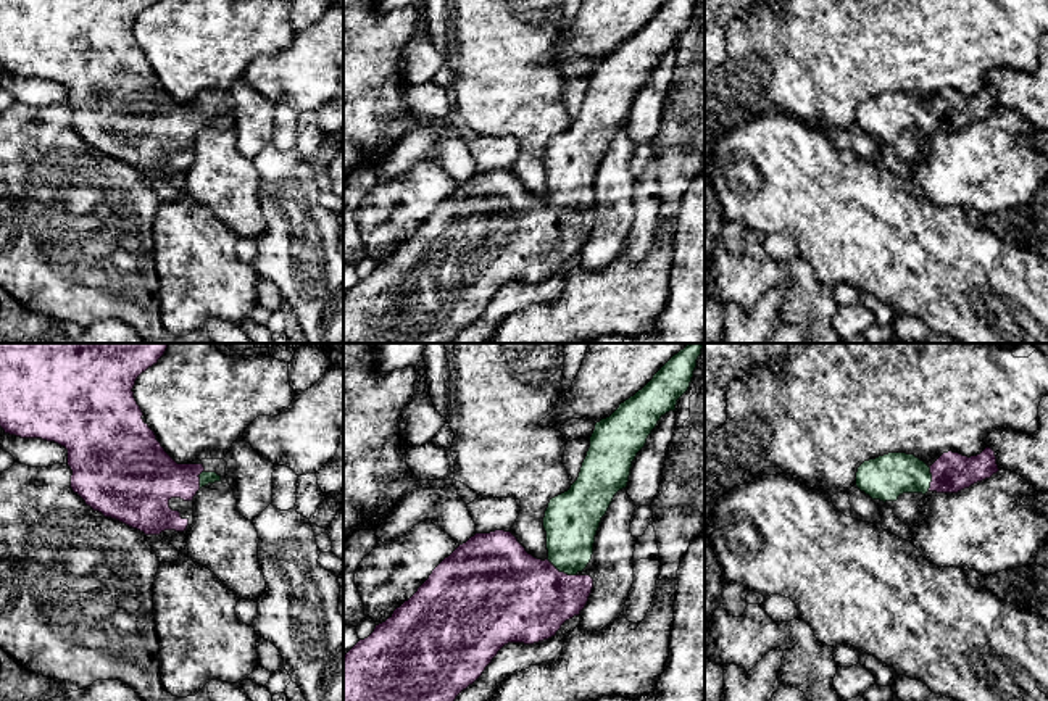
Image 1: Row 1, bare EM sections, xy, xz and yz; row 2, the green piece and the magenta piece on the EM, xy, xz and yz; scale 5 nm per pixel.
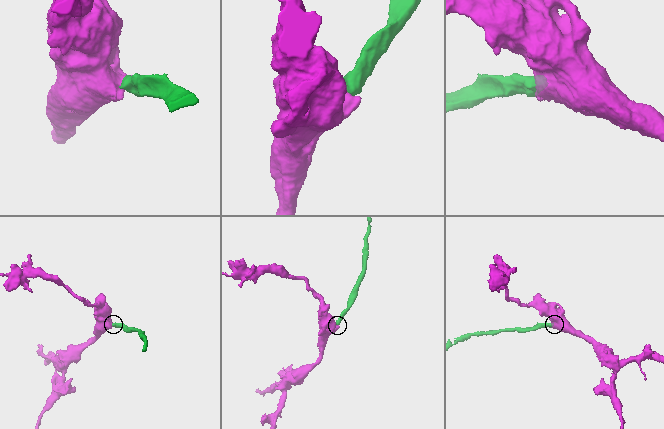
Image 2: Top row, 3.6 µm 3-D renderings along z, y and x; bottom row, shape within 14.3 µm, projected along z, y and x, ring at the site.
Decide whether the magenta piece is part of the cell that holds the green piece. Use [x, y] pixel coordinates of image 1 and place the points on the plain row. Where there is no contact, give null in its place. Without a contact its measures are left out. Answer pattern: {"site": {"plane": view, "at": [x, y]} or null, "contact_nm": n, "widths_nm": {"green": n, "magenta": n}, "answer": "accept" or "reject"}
{"site": {"plane": "xz", "at": [561, 210]}, "contact_nm": 170, "widths_nm": {"green": 260, "magenta": 440}, "answer": "accept"}

